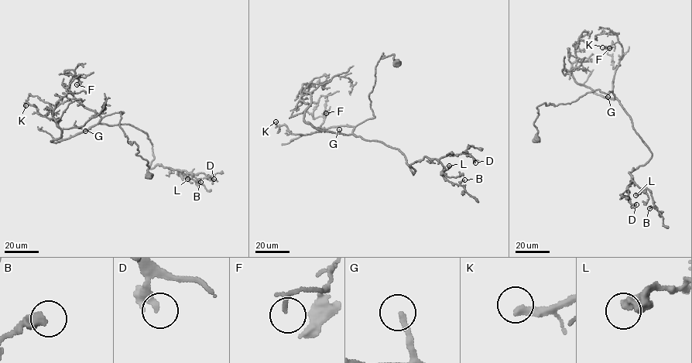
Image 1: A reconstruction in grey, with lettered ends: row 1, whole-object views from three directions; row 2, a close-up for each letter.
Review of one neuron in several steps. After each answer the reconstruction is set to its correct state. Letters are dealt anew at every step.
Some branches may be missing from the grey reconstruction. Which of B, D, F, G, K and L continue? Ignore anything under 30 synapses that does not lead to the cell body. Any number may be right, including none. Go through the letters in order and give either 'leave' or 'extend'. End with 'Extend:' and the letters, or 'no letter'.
B: leave
D: leave
F: leave
G: extend
K: extend
L: leave
Extend: G, K

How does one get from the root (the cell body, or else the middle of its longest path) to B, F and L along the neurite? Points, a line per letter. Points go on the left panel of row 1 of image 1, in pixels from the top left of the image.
B: (149, 175), (148, 161), (120, 127), (124, 112), (101, 118), (146, 133), (150, 168), (177, 169), (200, 182)
F: (149, 175), (148, 161), (120, 127), (124, 112), (101, 118), (85, 108), (70, 91), (76, 75), (77, 84)
L: (149, 175), (148, 161), (120, 127), (124, 112), (101, 118), (146, 133), (150, 168), (177, 169), (187, 179)

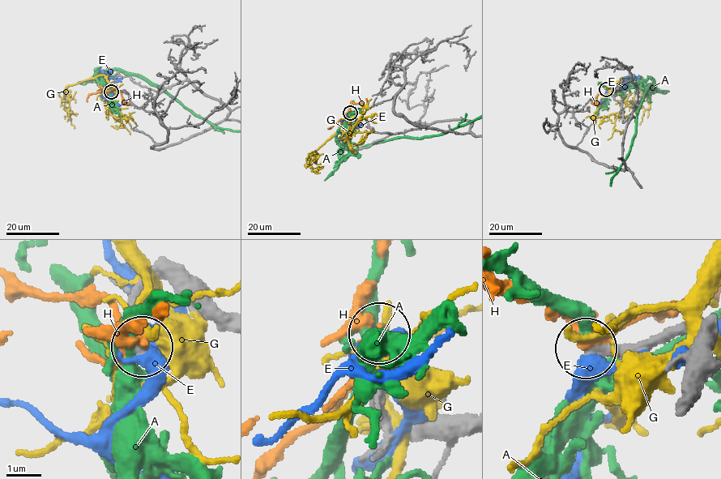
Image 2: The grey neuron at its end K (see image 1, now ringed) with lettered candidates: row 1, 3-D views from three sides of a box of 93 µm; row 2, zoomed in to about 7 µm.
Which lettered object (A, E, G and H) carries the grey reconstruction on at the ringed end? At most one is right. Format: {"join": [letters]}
{"join": []}

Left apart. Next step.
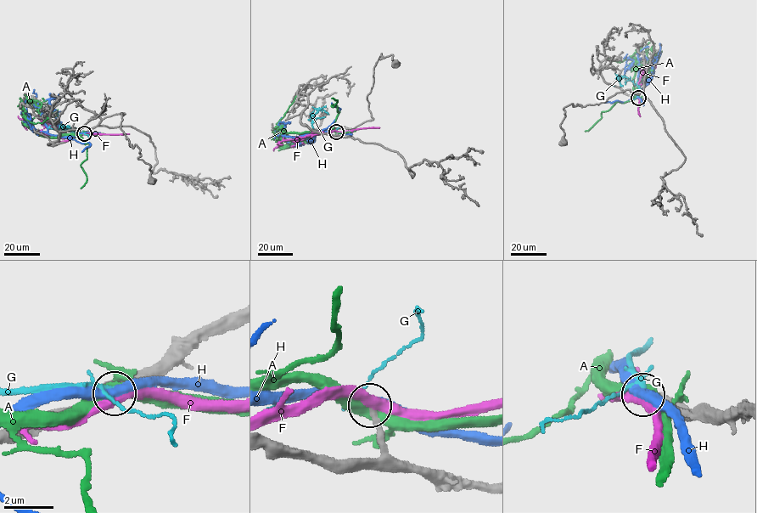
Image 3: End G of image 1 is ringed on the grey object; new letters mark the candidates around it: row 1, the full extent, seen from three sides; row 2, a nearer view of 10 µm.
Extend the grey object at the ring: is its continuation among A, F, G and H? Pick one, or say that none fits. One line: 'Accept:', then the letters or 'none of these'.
Accept: G

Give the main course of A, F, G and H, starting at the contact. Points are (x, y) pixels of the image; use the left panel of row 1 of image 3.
A: (84, 133), (44, 137), (37, 133), (25, 120), (35, 124), (48, 118)
F: (84, 132), (66, 138), (48, 137), (29, 127), (18, 115)
G: (84, 132), (58, 130), (61, 126), (79, 129)
H: (84, 132), (64, 137), (49, 134), (43, 116), (45, 112), (34, 100), (36, 95), (33, 89)

